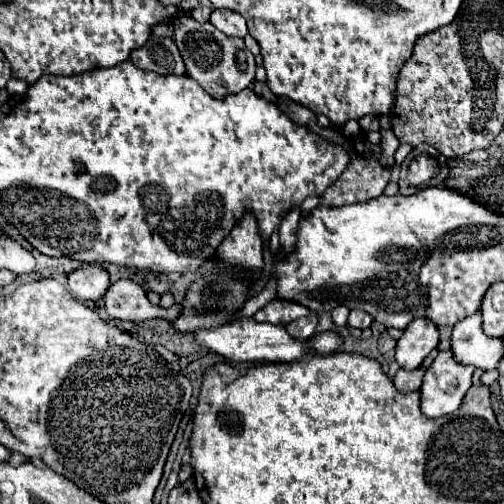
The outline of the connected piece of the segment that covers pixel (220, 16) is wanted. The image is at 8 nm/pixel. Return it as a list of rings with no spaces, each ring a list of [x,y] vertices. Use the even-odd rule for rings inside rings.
[[[214,10],[212,16],[210,16],[210,22],[220,32],[224,32],[226,36],[240,36],[240,38],[244,38],[248,34],[246,20],[234,10]]]

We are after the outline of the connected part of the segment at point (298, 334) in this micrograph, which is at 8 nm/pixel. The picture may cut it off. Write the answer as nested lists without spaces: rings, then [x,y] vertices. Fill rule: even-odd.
[[[312,312],[312,314],[306,316],[306,318],[298,318],[296,322],[290,322],[290,324],[286,326],[286,330],[288,330],[288,334],[290,334],[292,338],[296,338],[296,340],[306,340],[306,338],[310,338],[310,336],[314,334],[316,324],[318,324],[318,320],[316,320],[316,314]]]

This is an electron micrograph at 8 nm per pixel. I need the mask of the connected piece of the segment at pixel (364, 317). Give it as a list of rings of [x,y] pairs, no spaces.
[[[352,310],[350,318],[348,318],[348,326],[350,328],[368,328],[372,324],[372,318],[368,318],[368,314],[364,314],[362,310]]]

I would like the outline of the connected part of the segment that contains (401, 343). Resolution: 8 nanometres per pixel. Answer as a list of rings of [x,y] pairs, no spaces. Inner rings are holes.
[[[416,318],[396,344],[396,360],[404,370],[416,370],[438,346],[438,328],[428,318]]]

